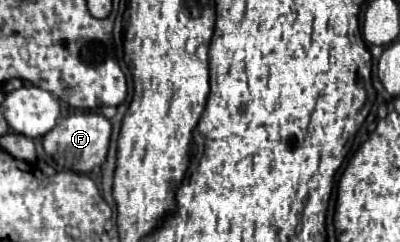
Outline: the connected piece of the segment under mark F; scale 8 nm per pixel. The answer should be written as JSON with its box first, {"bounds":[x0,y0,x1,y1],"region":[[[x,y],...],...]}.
{"bounds":[43,110,111,173],"region":[[[90,110],[89,113],[73,113],[59,119],[57,125],[43,137],[43,149],[65,169],[77,173],[89,173],[93,167],[105,161],[109,149],[109,137],[111,137],[111,123],[103,115],[99,115],[99,112]]]}

